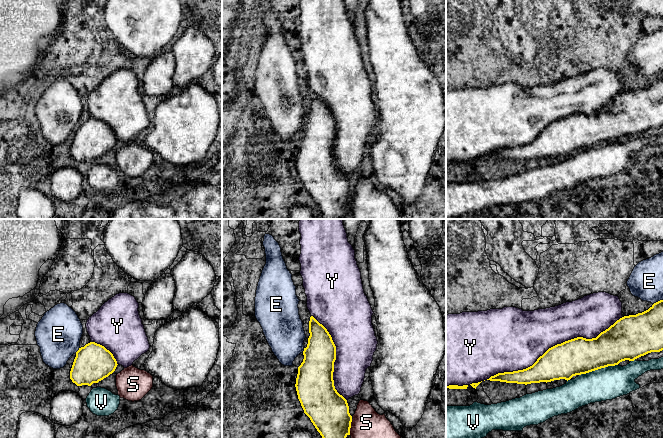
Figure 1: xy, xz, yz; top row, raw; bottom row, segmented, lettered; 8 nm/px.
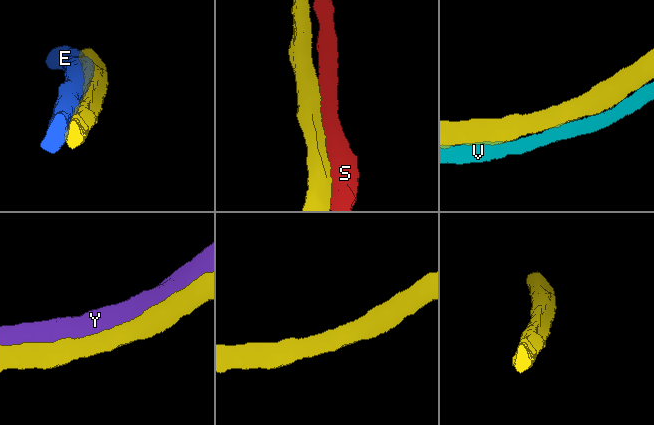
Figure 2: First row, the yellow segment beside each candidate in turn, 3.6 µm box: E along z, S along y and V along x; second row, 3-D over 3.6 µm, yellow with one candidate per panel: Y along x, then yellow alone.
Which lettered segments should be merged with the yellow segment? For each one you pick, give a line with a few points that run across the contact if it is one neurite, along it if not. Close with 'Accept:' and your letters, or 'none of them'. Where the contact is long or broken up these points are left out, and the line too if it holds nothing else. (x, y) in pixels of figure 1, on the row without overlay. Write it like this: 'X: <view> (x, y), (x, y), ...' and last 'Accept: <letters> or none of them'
Accept: none of them

